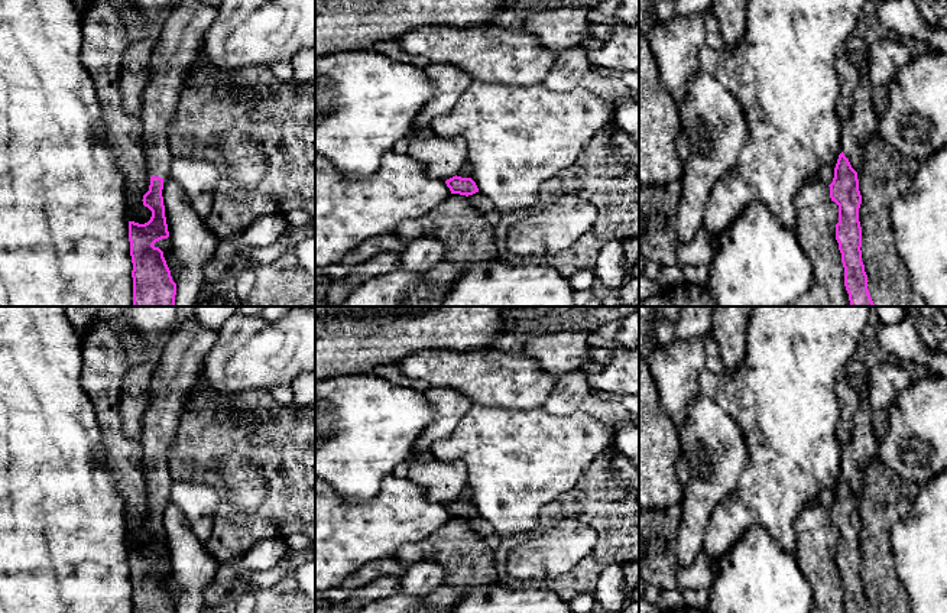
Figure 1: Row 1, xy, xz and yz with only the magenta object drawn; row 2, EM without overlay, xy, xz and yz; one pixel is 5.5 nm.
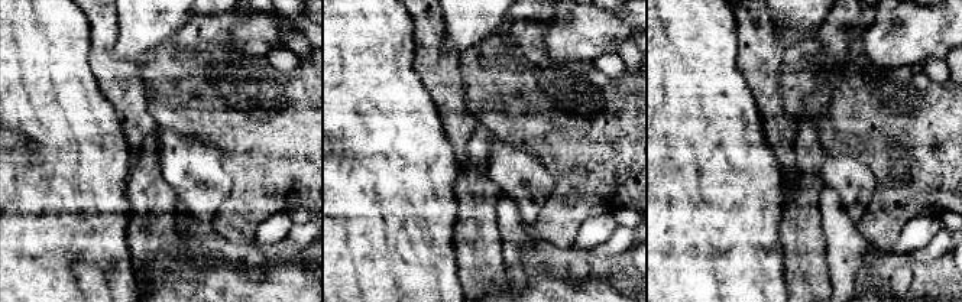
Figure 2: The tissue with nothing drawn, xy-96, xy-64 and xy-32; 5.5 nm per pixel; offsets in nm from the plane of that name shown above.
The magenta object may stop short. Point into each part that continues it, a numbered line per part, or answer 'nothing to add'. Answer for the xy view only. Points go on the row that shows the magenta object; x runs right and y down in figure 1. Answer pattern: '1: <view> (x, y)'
1: xy (184, 28)

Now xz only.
1: xz (480, 201)

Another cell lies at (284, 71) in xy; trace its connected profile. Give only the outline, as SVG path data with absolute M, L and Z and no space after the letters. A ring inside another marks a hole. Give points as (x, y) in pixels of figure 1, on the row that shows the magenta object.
M291 61L275 64L270 67L270 71L282 82L293 81L293 67Z

